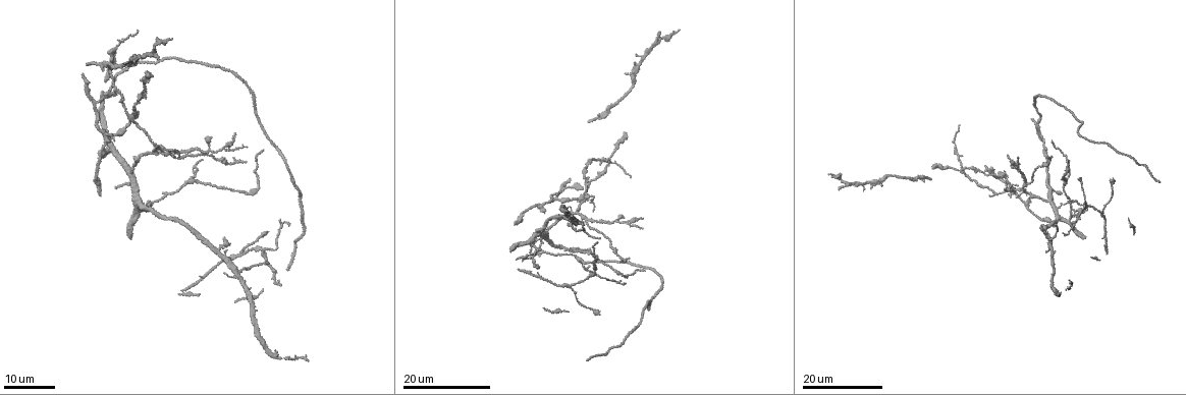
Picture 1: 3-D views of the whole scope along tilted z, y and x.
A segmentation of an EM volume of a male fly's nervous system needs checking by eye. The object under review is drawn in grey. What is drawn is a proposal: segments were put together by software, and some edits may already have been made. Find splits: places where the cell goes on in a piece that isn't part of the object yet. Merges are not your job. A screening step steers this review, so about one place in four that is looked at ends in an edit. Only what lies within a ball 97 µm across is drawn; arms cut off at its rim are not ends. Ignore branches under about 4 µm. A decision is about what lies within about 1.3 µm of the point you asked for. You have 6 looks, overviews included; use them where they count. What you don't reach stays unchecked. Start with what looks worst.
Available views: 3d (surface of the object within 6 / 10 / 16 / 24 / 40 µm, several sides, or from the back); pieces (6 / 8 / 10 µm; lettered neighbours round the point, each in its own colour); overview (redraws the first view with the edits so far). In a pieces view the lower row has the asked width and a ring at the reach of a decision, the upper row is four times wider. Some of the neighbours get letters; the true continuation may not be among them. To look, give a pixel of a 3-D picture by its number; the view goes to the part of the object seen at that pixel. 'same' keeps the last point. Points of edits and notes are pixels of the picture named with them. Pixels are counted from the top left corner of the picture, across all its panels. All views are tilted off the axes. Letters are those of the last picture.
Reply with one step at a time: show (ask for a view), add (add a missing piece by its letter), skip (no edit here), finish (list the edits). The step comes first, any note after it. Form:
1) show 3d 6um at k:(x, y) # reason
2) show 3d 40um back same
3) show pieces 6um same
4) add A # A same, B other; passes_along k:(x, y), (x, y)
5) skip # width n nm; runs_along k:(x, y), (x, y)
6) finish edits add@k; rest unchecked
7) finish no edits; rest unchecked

show 3d 24um at 1:(541, 256) # free end

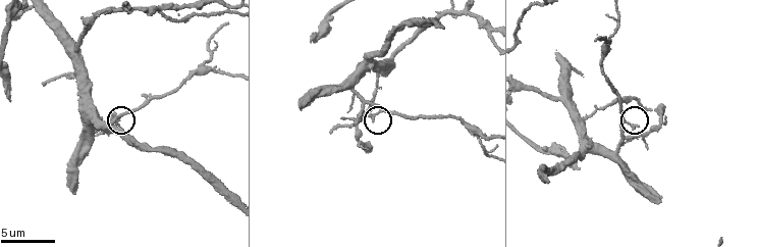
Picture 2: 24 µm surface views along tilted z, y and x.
show pieces 10um at 2:(638, 125) # see the neighbours

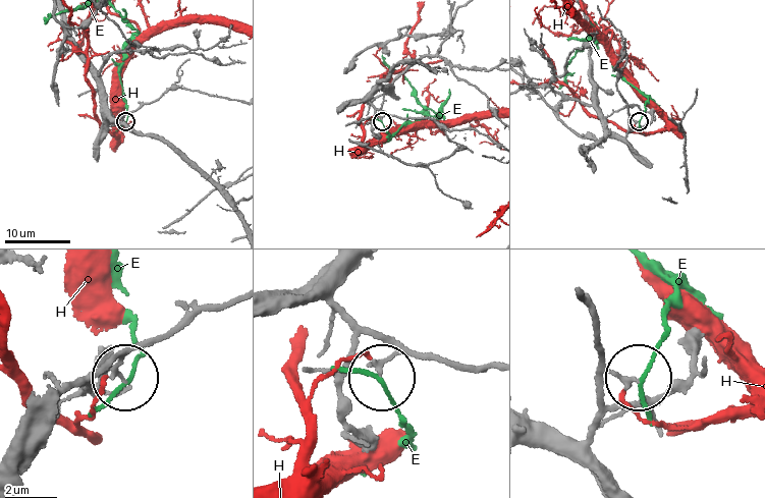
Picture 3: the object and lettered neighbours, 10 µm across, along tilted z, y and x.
skip # width 170 nm; E other, H other; runs_along 3:(57, 388), (117, 356), (125, 377); none of them fits

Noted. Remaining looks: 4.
show 3d 16um at 1:(600, 314) # branch stops here

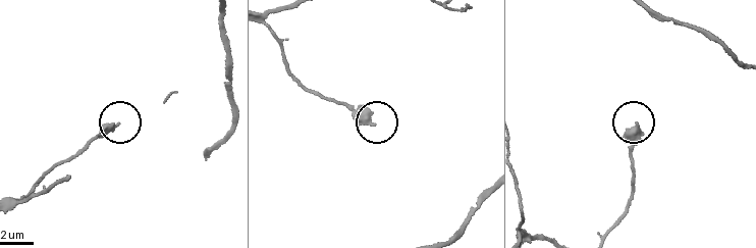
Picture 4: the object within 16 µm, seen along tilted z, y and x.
show pieces 6um at 4:(637, 126)

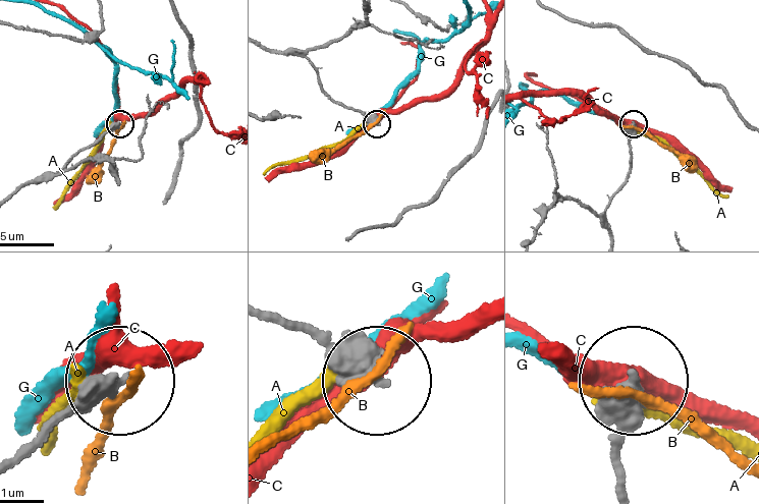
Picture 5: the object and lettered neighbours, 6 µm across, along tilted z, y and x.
skip # A other, B other, C other, G other; runs_along 5:(275, 317), (319, 333), (373, 377); no lettered piece goes on from it

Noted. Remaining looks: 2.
show 3d 24um at 1:(588, 179) # thin end

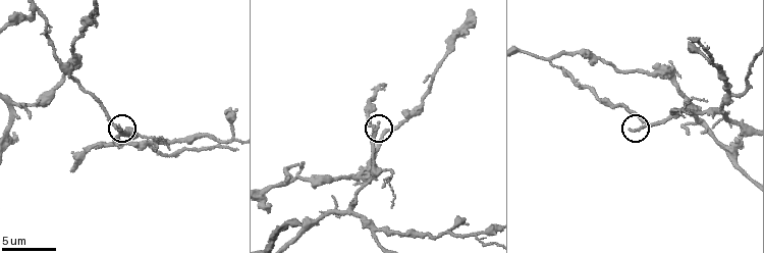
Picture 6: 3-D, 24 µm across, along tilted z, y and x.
show pieces 6um at 6:(120, 126)

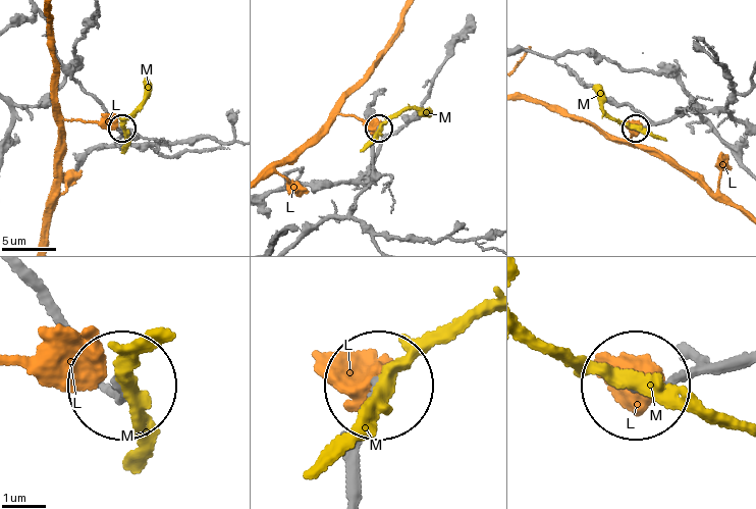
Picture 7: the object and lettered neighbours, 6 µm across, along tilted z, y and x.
skip # L other, M other; runs_along 7:(358, 494), (376, 392); no lettered piece goes on from it

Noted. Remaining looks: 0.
finish no edits; rest unchecked

